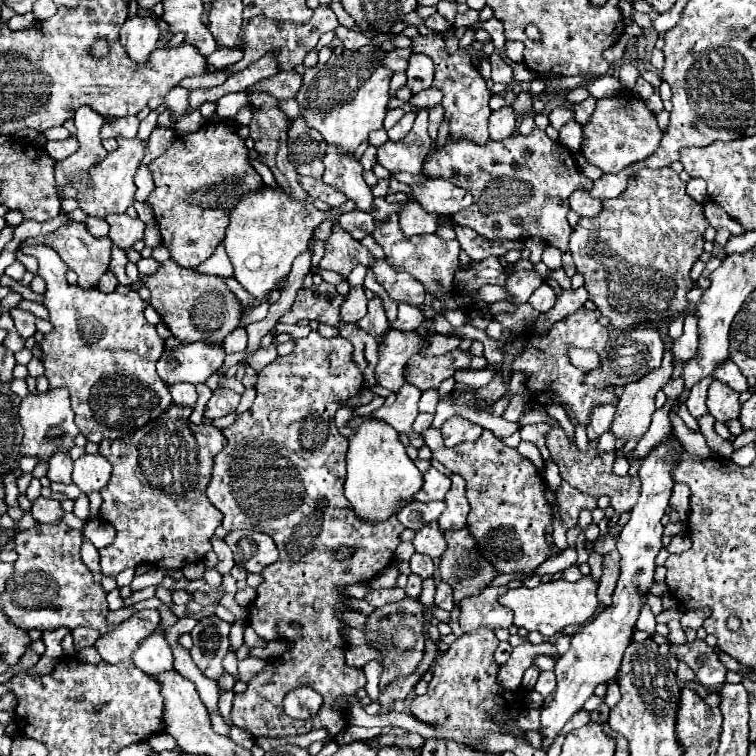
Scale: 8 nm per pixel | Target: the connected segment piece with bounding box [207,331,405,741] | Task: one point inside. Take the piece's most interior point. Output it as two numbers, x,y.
282,472

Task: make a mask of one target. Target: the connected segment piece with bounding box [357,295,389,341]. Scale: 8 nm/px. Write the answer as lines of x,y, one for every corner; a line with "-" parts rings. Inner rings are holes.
375,295
373,299
369,299
369,303
367,303
367,315
357,325
361,329
365,329
369,335
373,335
377,341
381,341
381,335
389,329
381,297

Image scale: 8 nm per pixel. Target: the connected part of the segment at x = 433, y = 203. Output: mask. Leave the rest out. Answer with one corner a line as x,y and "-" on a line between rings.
425,179
423,183
413,183
411,191
423,211
437,215
455,215
473,203
469,191
455,187
445,179

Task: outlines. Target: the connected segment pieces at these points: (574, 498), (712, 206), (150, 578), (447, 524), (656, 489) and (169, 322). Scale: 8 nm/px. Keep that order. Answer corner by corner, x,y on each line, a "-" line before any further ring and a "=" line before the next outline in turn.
565,481
555,489
555,493
557,493
557,505
559,505
559,519
565,525
565,529
571,529
577,525
579,513
583,509
593,511
597,507
595,497
589,497
589,495
577,491
575,487
571,487
=
707,201
707,203
703,205
703,211
705,211
705,219
709,221
711,227
715,227
715,229
719,229
719,227
729,229
731,235
741,235
741,233
745,233
745,229
743,229
735,219
731,219
731,217
725,213
725,209
721,209
721,205
717,205
717,203
713,203
713,201
=
155,568
146,574
135,576
130,584
132,591
138,591
148,586
157,586
163,580
166,575
166,571
163,569
=
451,475
451,489
445,497
445,503
447,503
447,509
439,517
441,531
461,529
463,525
467,525
469,503
465,497
465,481
461,475
=
671,437
641,461
641,469
639,469
641,495
637,505
631,511
629,523
623,527
617,539
617,551
621,553
621,577
613,591
613,603
601,609
597,617
593,617
593,621
587,621
581,627
581,631
573,635
571,649
565,655
561,655
557,661
557,667
555,667
557,691
549,695
541,707
541,735
545,741
545,749
549,749
549,745
553,743
557,733
563,729
563,725
593,695
595,687
601,683
613,681
617,677
623,653
633,639
635,623
643,607
641,595
647,595
649,587
653,585
653,575
657,567
655,557
663,547
661,517
665,515
665,509
671,499
671,489
673,489
671,471
679,461
679,451
681,451
681,443
675,437
=
169,259
159,265
157,273
145,277
143,283
151,291
149,303
181,343
207,339
215,345
221,345
225,335
237,329
241,321
241,307
237,303
237,297
227,289
223,277
181,269

